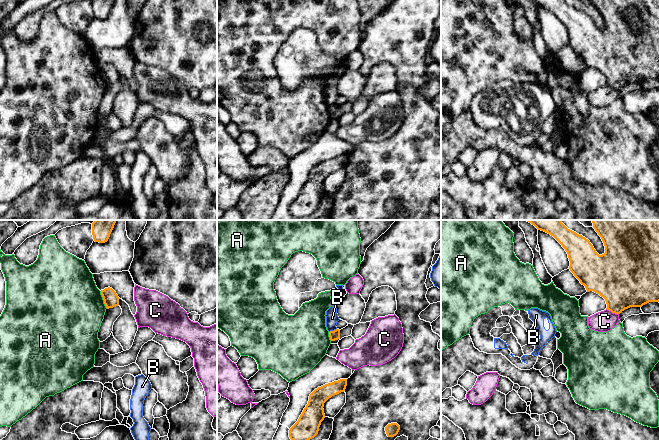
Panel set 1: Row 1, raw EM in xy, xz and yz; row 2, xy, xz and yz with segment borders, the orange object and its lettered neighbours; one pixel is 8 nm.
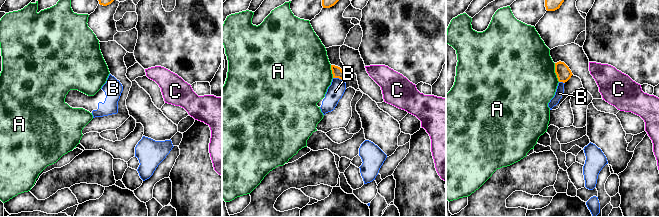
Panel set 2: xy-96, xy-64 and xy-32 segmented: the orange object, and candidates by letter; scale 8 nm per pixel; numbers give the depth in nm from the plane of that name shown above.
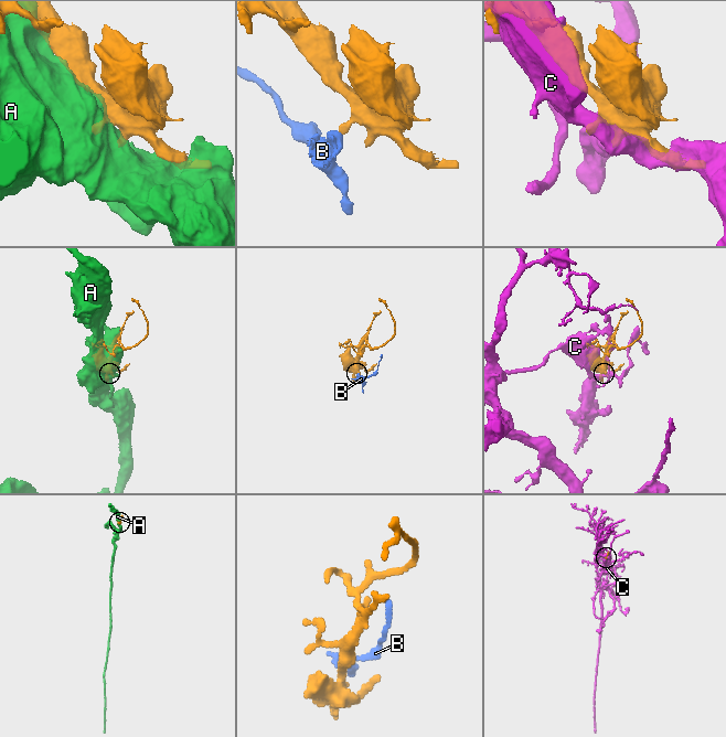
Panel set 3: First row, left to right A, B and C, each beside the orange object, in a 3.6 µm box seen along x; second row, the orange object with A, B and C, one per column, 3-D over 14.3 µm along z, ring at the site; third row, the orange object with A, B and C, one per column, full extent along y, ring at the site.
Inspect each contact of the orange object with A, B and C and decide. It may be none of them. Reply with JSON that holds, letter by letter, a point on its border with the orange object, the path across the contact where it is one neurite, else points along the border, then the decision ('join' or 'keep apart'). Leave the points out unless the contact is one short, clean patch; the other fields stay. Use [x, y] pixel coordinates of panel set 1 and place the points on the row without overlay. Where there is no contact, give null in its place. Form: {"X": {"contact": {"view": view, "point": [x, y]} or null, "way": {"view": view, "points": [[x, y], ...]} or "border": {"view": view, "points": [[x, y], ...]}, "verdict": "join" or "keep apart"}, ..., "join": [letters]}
{"A": {"contact": {"view": "xy", "point": [103, 75]}, "verdict": "keep apart"}, "B": {"contact": {"view": "xz", "point": [332, 107]}, "border": {"view": "xz", "points": [[336, 104], [329, 108]]}, "verdict": "keep apart"}, "C": {"contact": {"view": "yz", "point": [612, 88]}, "verdict": "keep apart"}, "join": []}

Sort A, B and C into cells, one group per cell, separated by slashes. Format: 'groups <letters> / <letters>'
groups A / B / C

